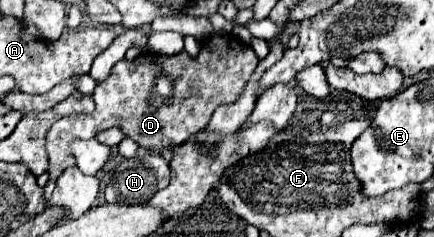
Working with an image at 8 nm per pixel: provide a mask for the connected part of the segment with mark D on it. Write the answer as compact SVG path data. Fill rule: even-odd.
M213 34L211 38L207 38L207 42L203 42L203 50L199 52L199 58L191 58L187 52L179 52L177 56L163 56L163 54L155 54L155 52L147 52L147 54L139 54L133 62L121 60L111 68L111 74L107 80L99 82L95 88L95 112L83 116L83 114L71 114L71 116L63 116L59 122L55 122L49 132L47 132L47 154L49 154L49 180L55 182L59 178L59 174L73 164L75 158L71 158L71 150L69 150L69 142L73 136L79 138L95 138L97 134L101 134L103 130L111 128L111 126L119 126L123 128L123 132L133 138L141 148L147 150L163 150L167 146L179 146L183 144L187 138L191 138L193 134L197 134L199 130L203 130L203 126L207 126L207 118L211 118L211 114L215 112L217 106L223 104L233 104L241 94L245 84L249 82L251 74L255 72L259 64L257 54L253 52L251 46L243 46L239 40L231 38L231 36L221 36L221 34ZM167 78L173 86L171 96L163 96L157 90L159 80Z

